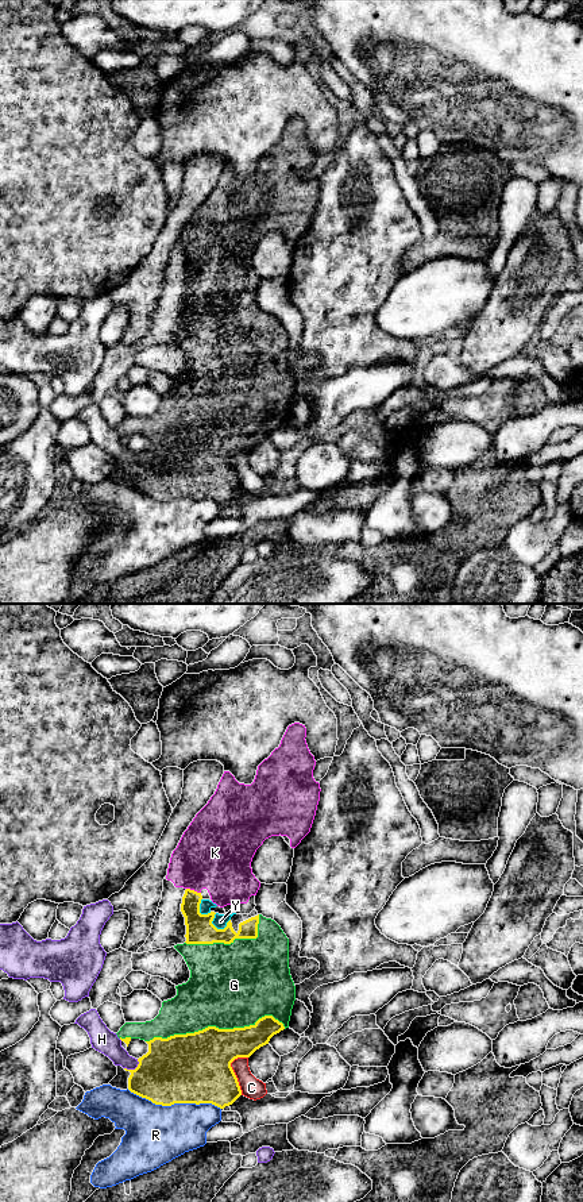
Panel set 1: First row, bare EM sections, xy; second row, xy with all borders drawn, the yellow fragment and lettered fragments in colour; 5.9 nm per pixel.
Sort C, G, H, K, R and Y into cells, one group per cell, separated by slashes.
C / G K Y / H / R

